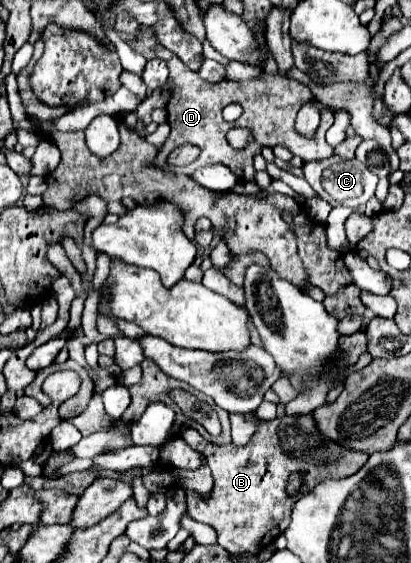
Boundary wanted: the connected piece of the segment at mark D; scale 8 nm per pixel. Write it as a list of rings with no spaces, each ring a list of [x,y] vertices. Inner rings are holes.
[[[146,28],[146,30],[140,30],[136,34],[136,40],[132,44],[134,52],[142,54],[146,60],[152,60],[152,58],[162,58],[166,60],[168,68],[170,68],[170,80],[172,80],[172,98],[166,106],[166,112],[168,112],[168,124],[170,124],[170,136],[168,140],[164,142],[164,146],[160,148],[156,160],[154,160],[154,166],[156,168],[162,168],[166,166],[166,158],[168,154],[182,146],[182,144],[194,144],[202,150],[200,154],[200,166],[206,166],[206,164],[214,164],[214,162],[220,162],[224,166],[228,166],[240,180],[248,182],[254,178],[254,166],[252,166],[252,156],[260,152],[262,146],[276,146],[276,144],[282,144],[293,154],[293,157],[300,157],[304,162],[312,160],[324,160],[324,158],[330,158],[332,156],[332,146],[326,142],[324,134],[326,130],[332,126],[334,122],[334,116],[332,112],[322,106],[322,122],[316,130],[316,134],[312,138],[306,138],[302,136],[300,132],[296,132],[294,128],[294,120],[296,120],[296,114],[300,110],[300,106],[312,98],[312,92],[308,86],[296,82],[296,80],[290,80],[286,76],[268,76],[268,74],[262,74],[262,78],[256,78],[254,82],[230,82],[230,80],[224,80],[224,82],[218,82],[218,84],[210,84],[206,80],[202,80],[196,72],[192,72],[190,68],[184,66],[184,62],[170,50],[166,50],[162,44],[154,42],[154,36],[152,36],[152,28]],[[230,102],[236,102],[240,106],[244,106],[244,114],[240,120],[236,122],[226,122],[222,118],[222,108],[224,104],[230,104]],[[228,128],[248,128],[252,130],[254,134],[254,142],[250,142],[244,150],[234,150],[228,140],[226,140],[226,132]]]

